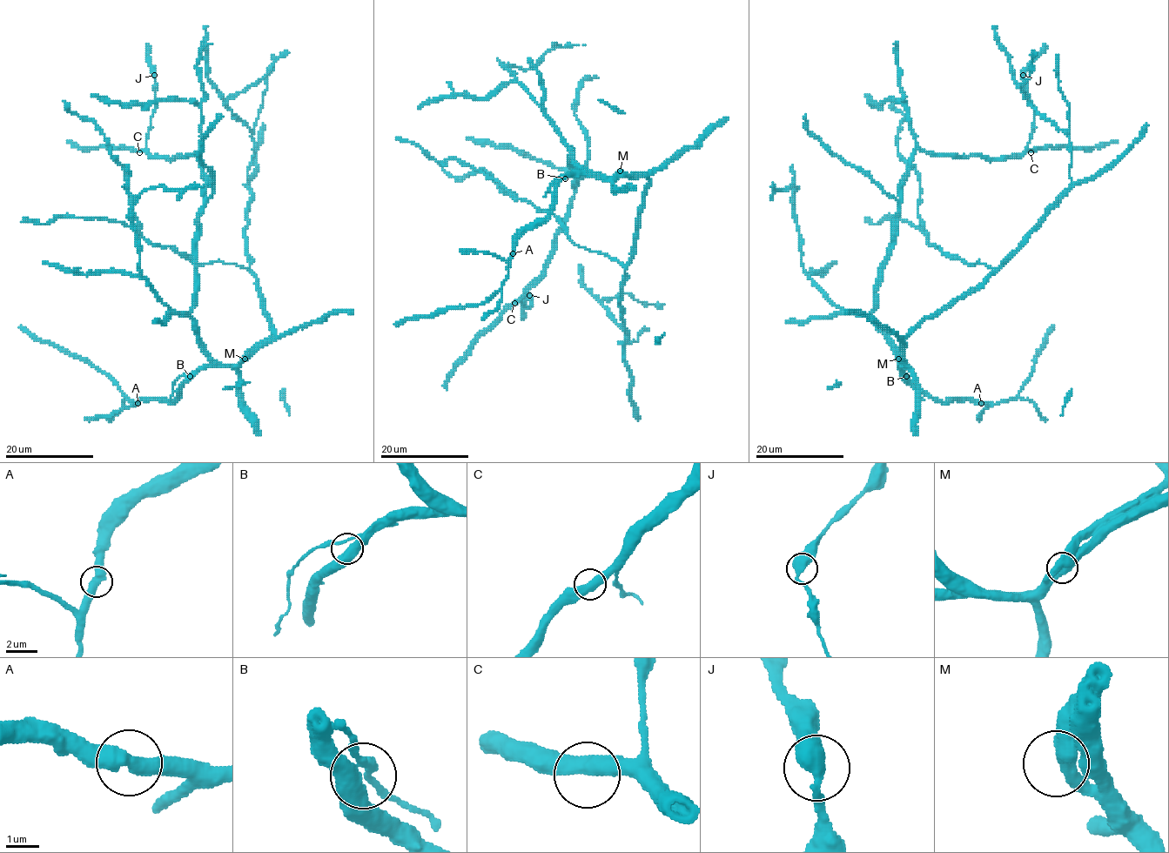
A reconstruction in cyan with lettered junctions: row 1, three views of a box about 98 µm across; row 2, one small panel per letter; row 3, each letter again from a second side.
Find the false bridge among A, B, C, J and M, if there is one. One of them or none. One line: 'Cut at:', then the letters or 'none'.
Cut at: none

